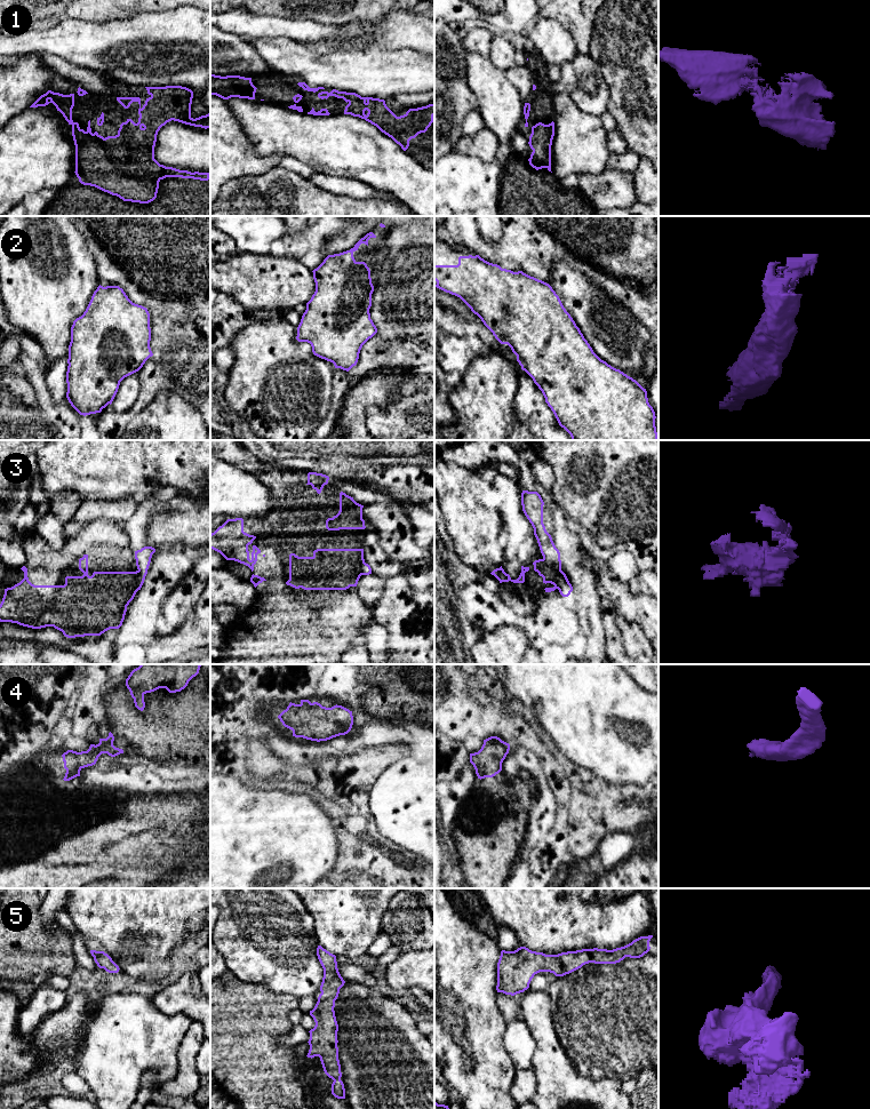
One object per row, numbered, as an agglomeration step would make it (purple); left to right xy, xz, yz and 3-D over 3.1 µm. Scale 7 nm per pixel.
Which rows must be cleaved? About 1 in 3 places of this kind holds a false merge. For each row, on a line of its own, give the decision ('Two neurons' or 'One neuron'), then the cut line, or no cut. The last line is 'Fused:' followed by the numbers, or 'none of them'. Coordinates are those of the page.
1: One neuron. No split
2: One neuron. No split
3: Two neurons. Split along yz (543, 558), (557, 572), (558, 588)
4: One neuron. No split
5: One neuron. No split
Fused: 3

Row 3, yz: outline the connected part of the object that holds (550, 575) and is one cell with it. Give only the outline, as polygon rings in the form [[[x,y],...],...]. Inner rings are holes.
[[[538,559],[533,563],[534,571],[543,577],[543,583],[551,583],[553,588],[545,588],[545,592],[551,592],[558,589],[558,572],[552,568],[544,559]]]

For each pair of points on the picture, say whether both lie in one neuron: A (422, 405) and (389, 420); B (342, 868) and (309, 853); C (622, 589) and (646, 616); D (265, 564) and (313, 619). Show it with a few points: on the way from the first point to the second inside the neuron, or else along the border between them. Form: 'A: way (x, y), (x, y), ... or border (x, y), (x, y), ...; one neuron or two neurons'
A: way (414, 413), (409, 413), (402, 420), (397, 420); one neuron
B: border (337, 839), (336, 862), (330, 871); two neurons
C: way (625, 596), (639, 609); one neuron
D: way (265, 582), (265, 588), (295, 617); one neuron

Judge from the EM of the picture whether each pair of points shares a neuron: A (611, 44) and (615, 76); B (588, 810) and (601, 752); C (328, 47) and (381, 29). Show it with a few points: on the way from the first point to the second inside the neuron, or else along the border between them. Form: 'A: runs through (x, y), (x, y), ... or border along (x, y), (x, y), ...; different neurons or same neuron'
A: runs through (614, 52), (615, 68); same neuron
B: border along (573, 762), (607, 782), (621, 786); different neurons
C: runs through (341, 42), (354, 29), (368, 29); same neuron

